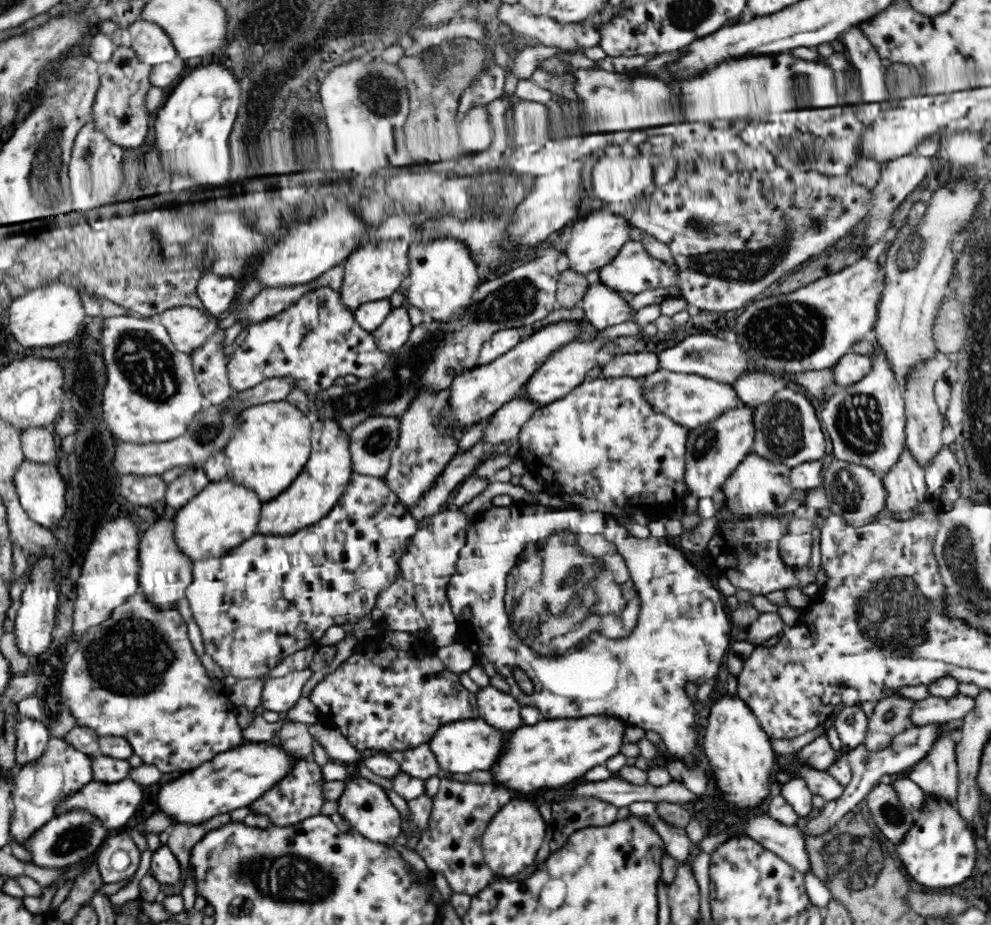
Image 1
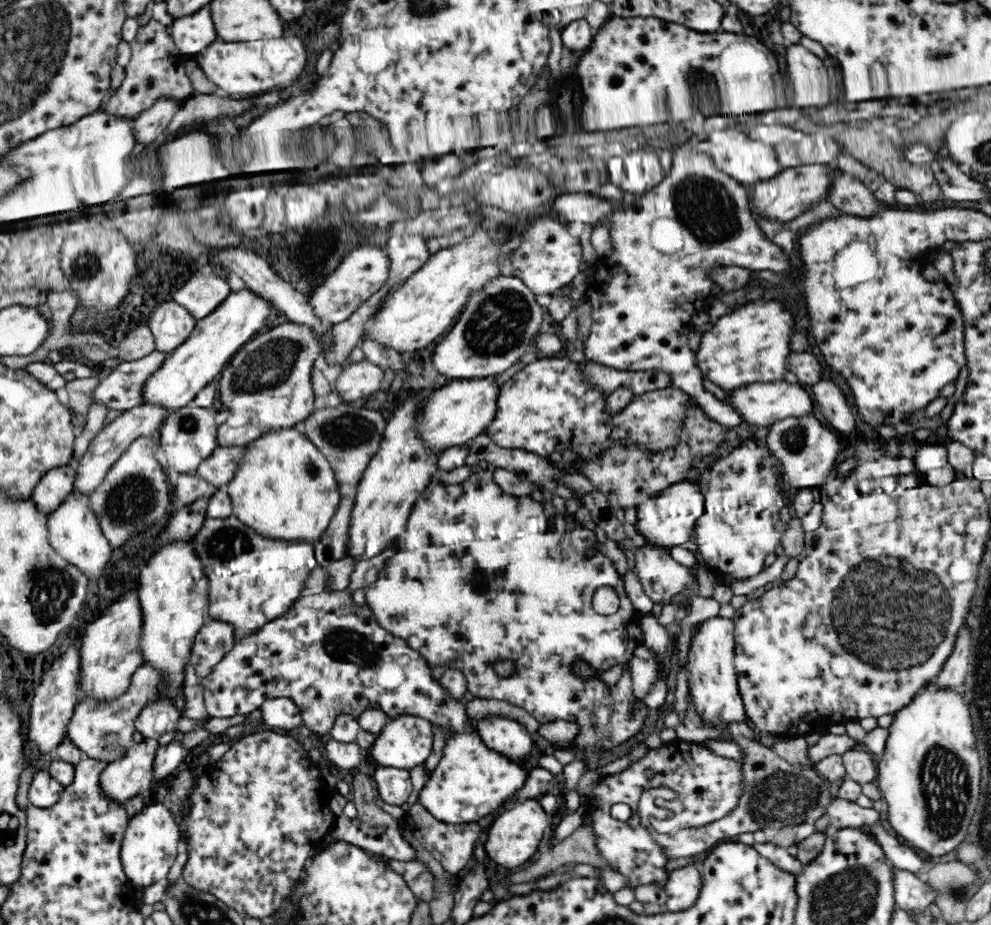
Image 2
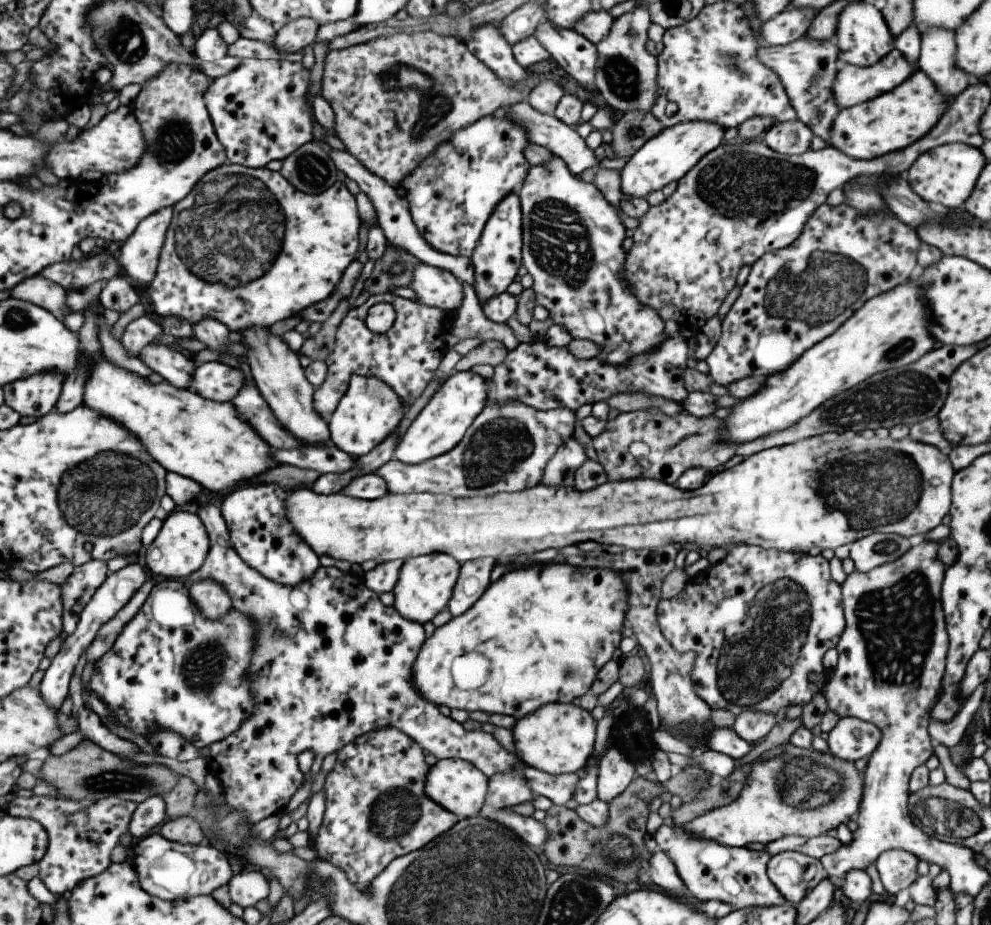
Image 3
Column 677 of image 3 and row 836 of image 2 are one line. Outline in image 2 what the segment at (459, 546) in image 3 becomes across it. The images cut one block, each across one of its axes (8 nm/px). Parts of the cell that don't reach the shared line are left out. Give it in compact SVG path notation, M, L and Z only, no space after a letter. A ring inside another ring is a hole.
M527 800L509 808L494 822L490 836L488 836L488 842L486 842L486 852L492 860L496 860L498 864L502 864L506 868L522 866L524 864L522 860L528 860L536 854L546 830L548 830L548 814L539 802Z

